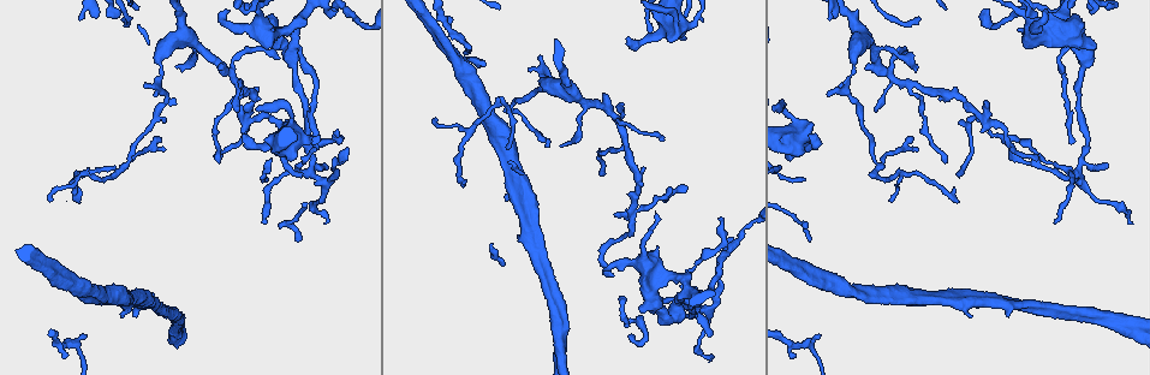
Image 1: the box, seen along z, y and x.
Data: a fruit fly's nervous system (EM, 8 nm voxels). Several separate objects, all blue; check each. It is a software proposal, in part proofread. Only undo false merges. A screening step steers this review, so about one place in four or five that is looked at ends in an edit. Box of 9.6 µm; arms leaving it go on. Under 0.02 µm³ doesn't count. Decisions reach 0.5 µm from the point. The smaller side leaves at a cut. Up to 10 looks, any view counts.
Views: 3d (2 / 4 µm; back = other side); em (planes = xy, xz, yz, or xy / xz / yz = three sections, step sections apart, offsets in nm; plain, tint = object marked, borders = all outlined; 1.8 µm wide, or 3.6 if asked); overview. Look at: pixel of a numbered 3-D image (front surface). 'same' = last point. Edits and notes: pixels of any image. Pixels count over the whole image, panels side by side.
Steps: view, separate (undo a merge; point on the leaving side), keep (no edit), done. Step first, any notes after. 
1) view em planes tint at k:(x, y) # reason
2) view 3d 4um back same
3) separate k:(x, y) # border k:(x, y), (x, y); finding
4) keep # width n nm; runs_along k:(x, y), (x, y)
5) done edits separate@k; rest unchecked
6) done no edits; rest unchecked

view 3d 4um at 1:(531, 228) # a fork

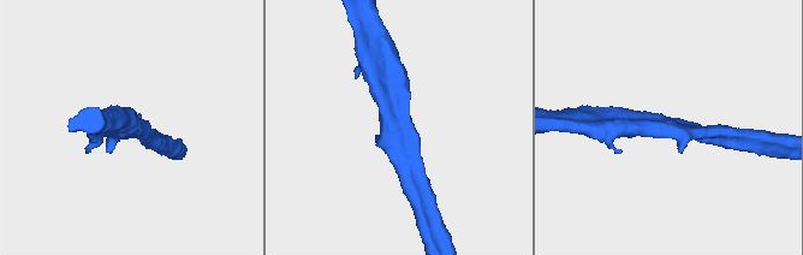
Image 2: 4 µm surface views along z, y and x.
view em planes plain at 2:(401, 122) # now the EM

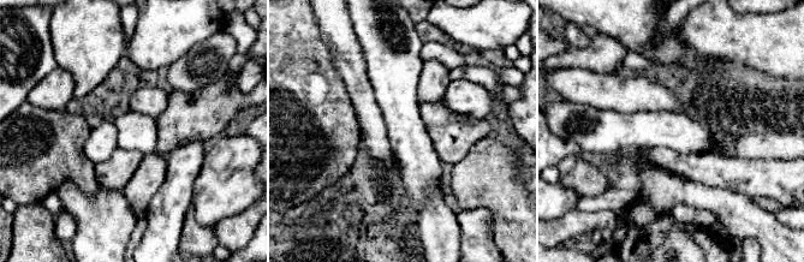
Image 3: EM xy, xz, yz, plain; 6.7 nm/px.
view em planes borders same

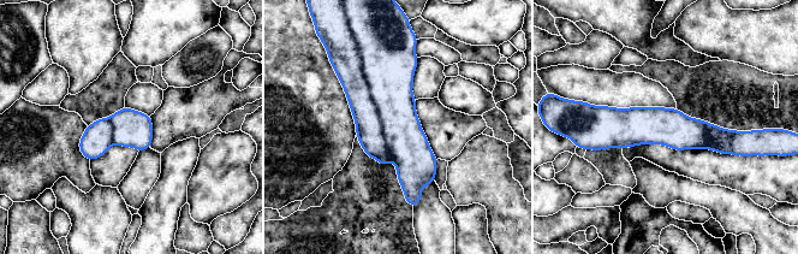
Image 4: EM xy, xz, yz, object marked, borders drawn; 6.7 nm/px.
separate 4:(368, 125) # part_leaving 4:(357, 68), (369, 135), (385, 161); two cells meet here

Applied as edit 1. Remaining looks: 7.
view em planes plain at 1:(250, 114)

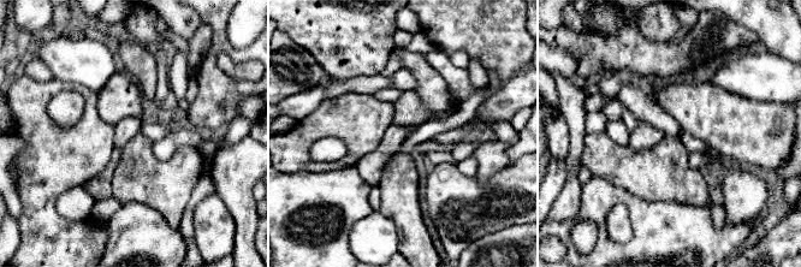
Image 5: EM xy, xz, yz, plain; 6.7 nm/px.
view em planes tint same # where the object lies

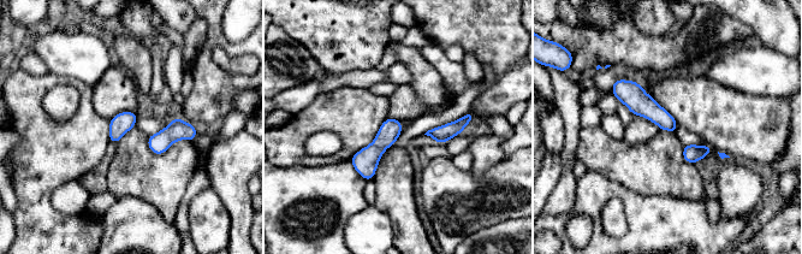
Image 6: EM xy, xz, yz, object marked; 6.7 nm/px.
keep # runs_along 6:(617, 83), (673, 126); all the same cell

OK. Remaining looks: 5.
view 3d 2um at 1:(652, 270) # thick turns thin

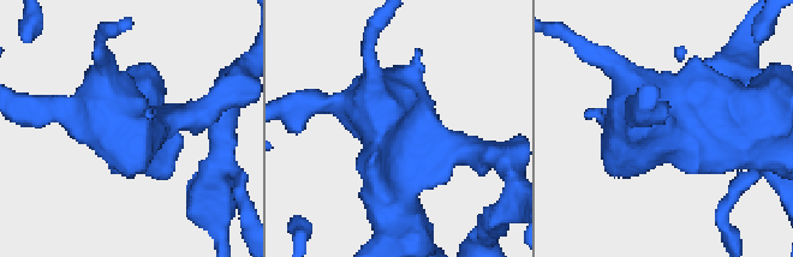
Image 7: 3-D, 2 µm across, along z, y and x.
view em planes tint at 7:(125, 131) # arms 4; need the tissue

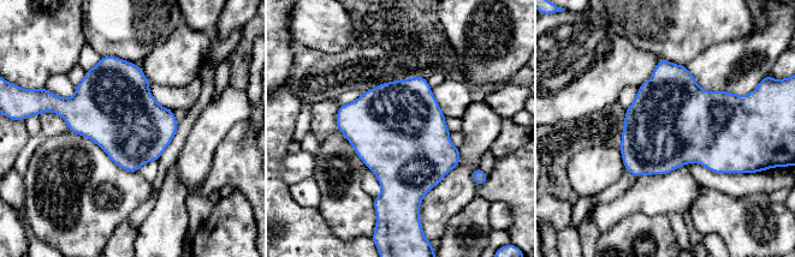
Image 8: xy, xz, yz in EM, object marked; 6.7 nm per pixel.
keep # width 500 nm; all the same cell

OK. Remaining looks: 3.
done edits separate@4; rest unchecked

